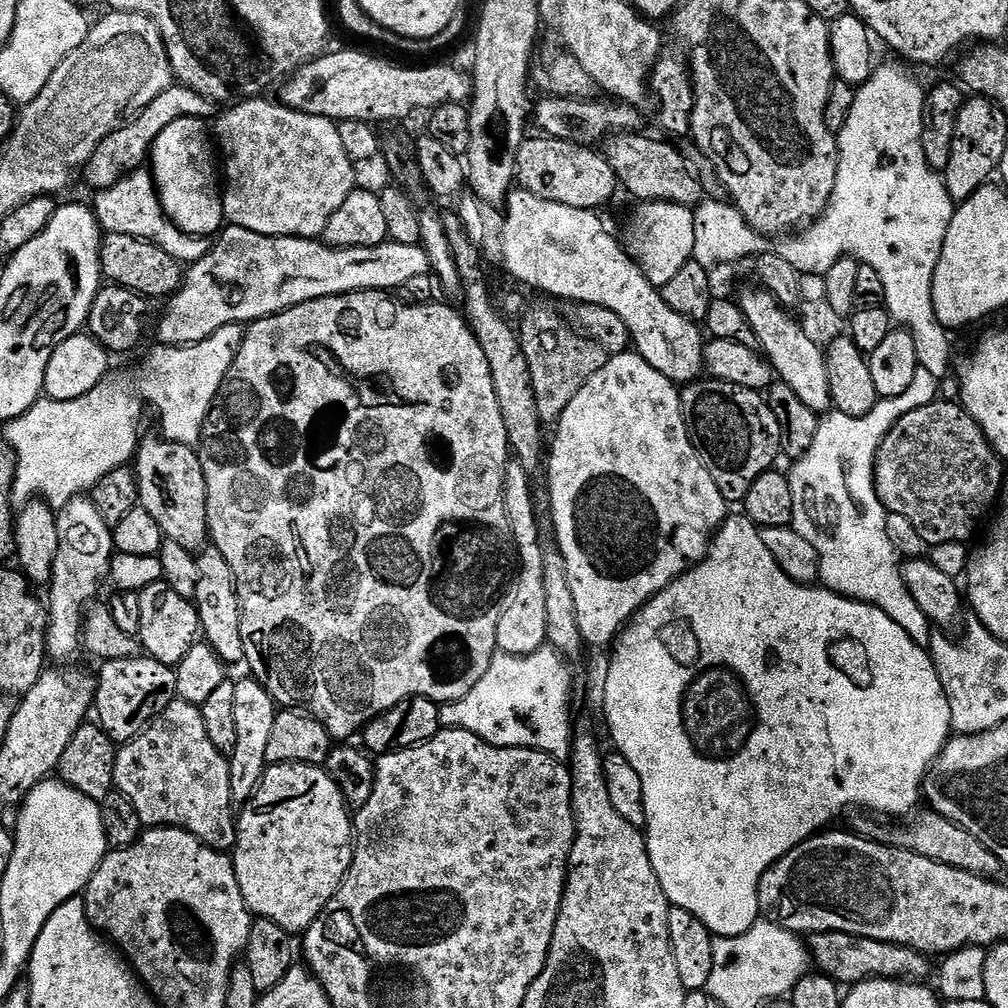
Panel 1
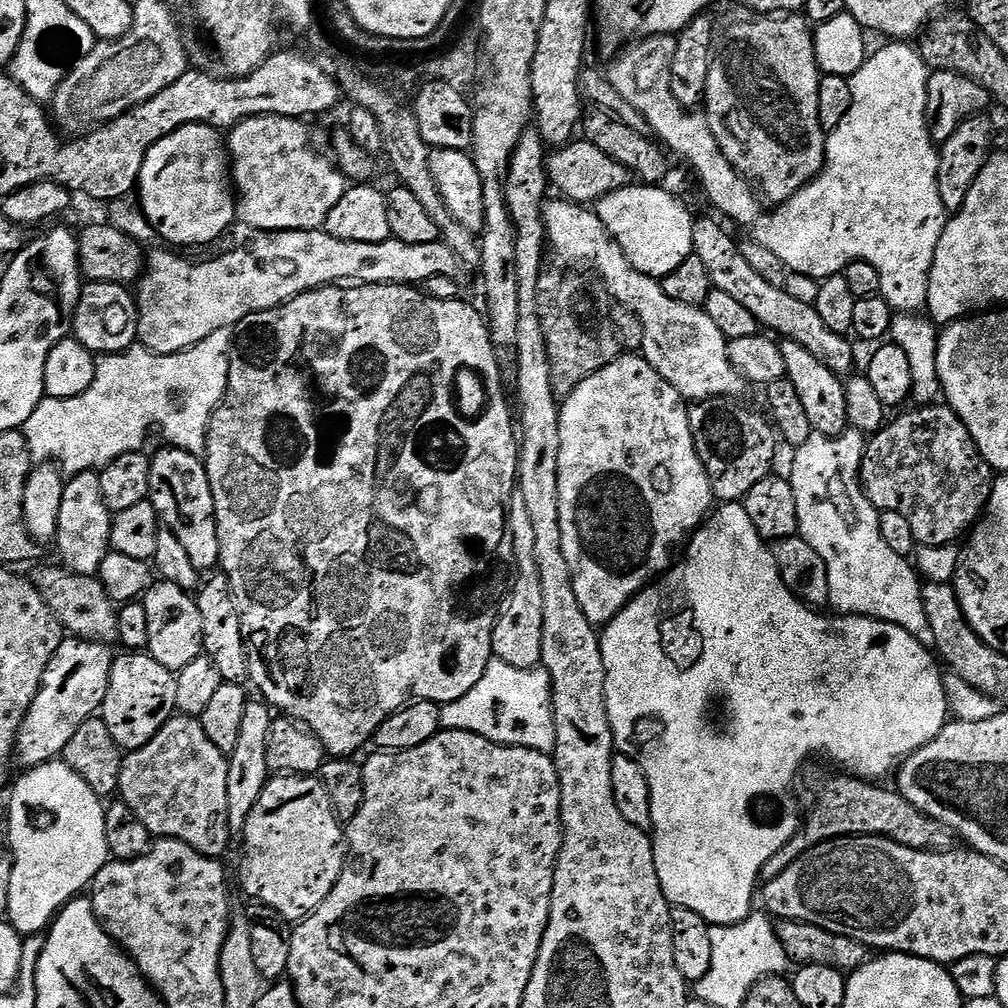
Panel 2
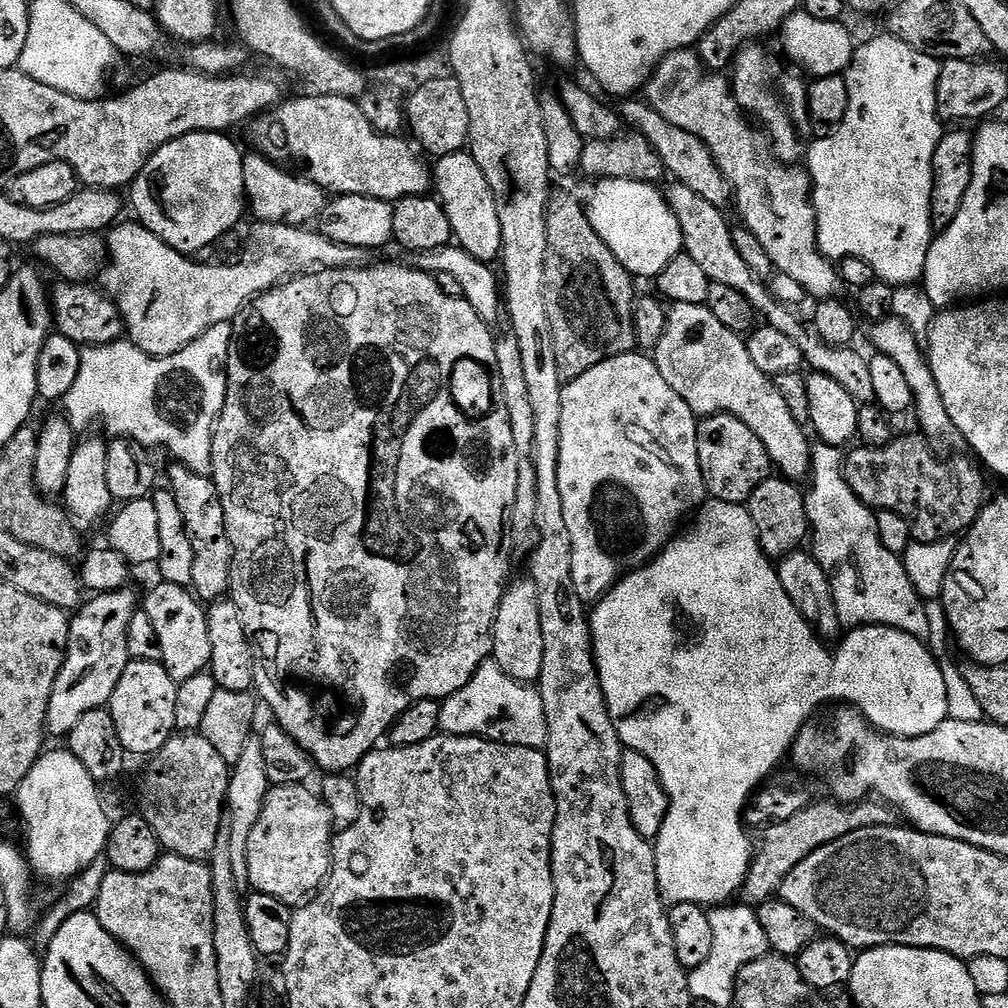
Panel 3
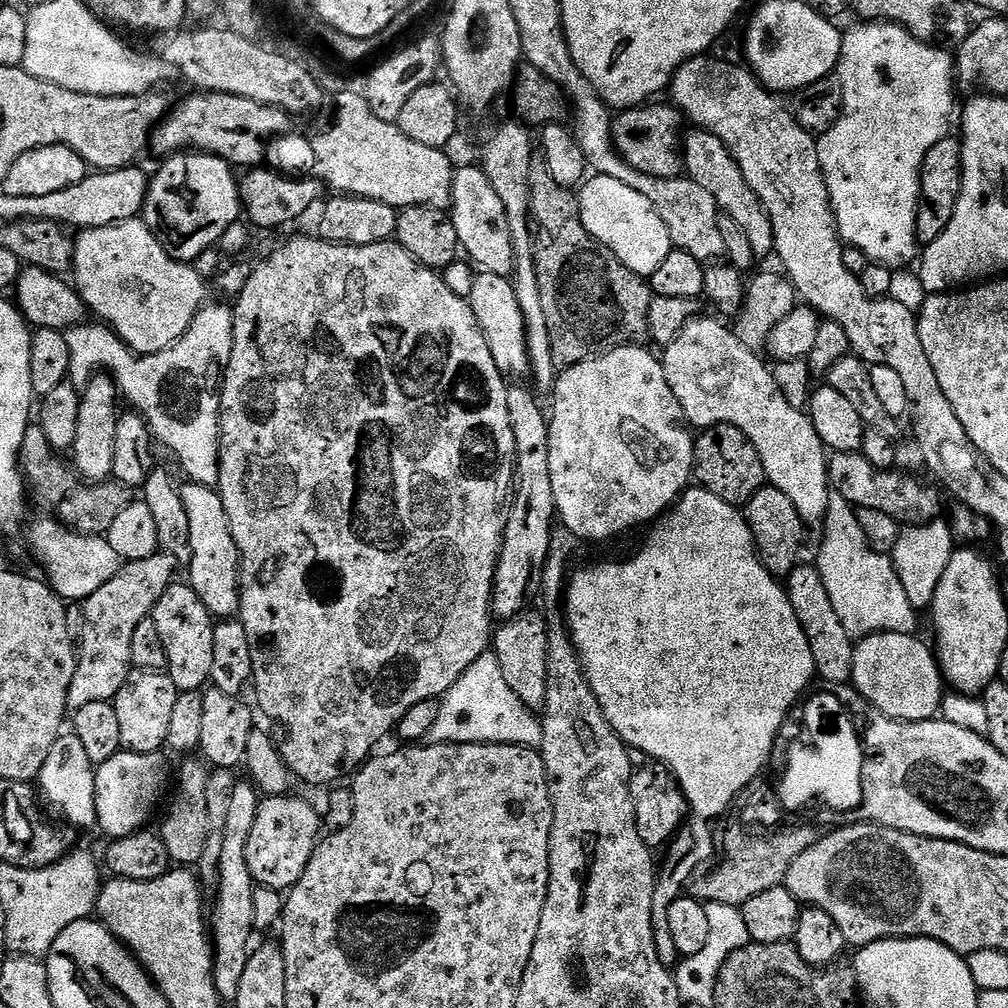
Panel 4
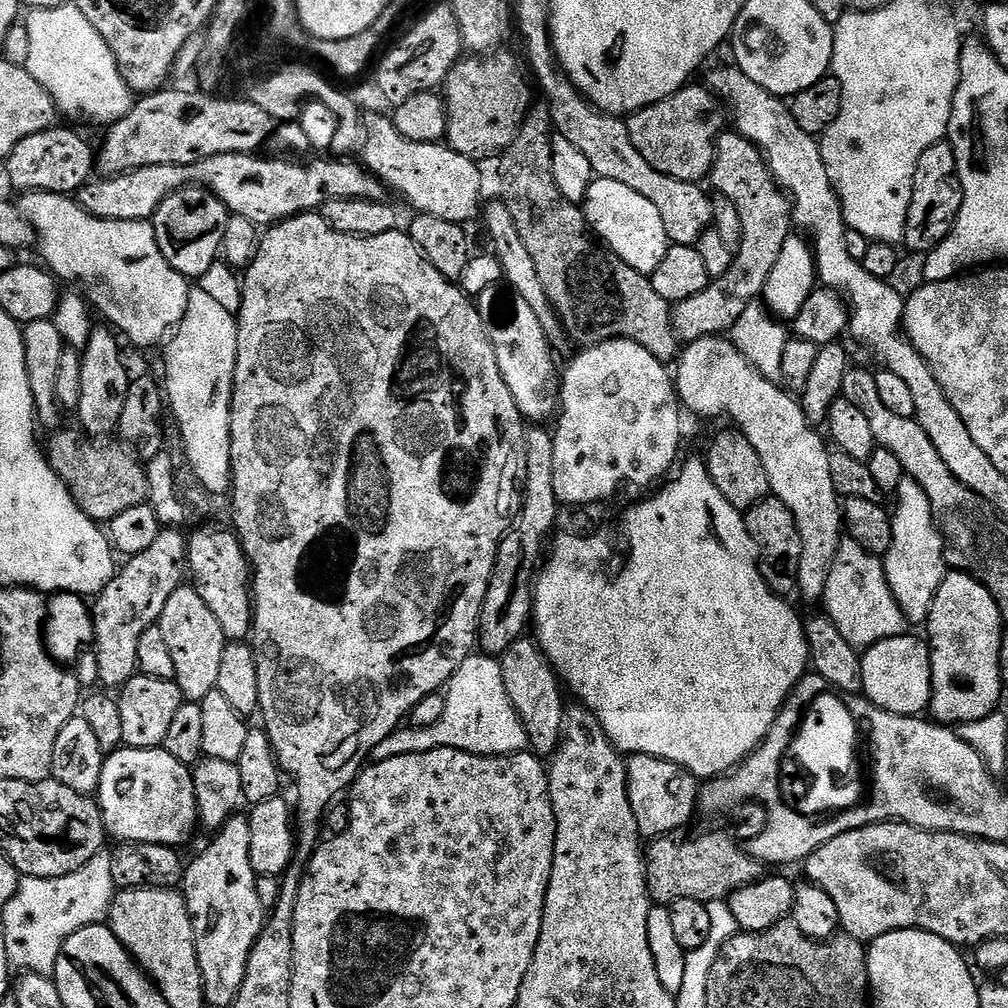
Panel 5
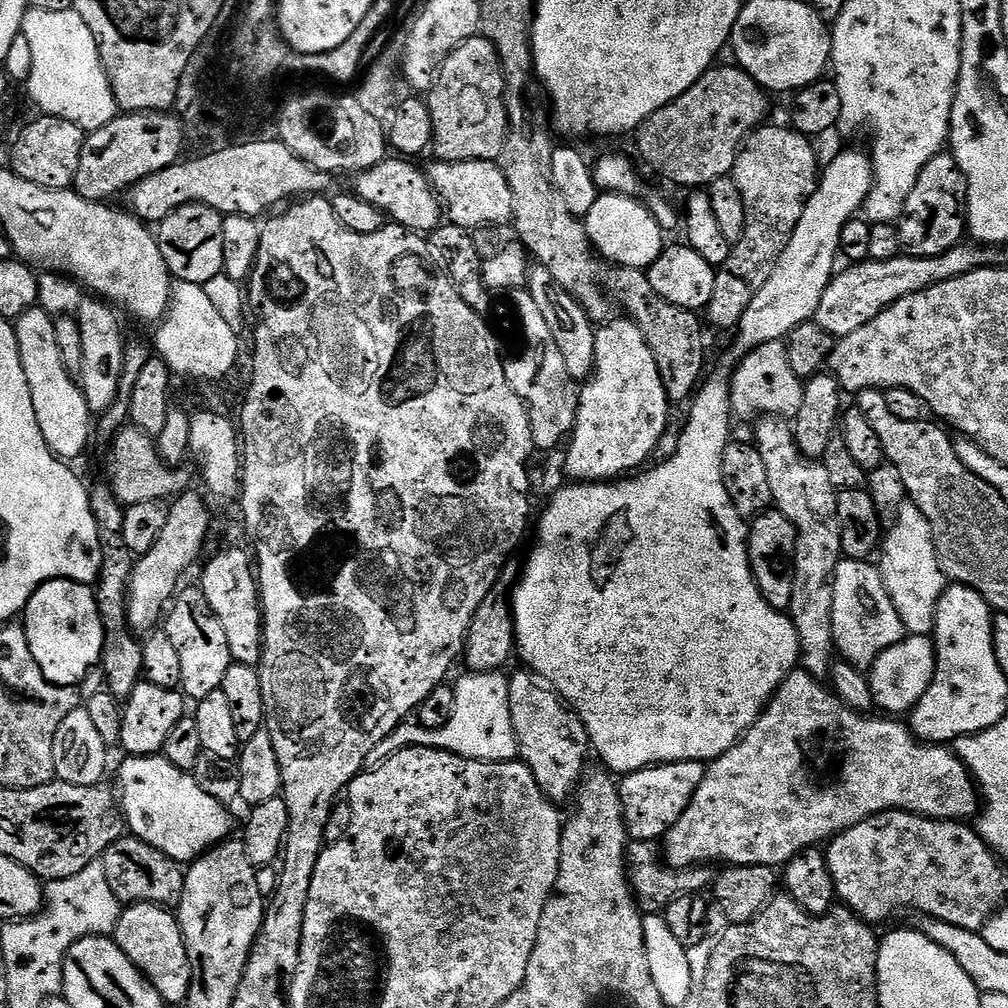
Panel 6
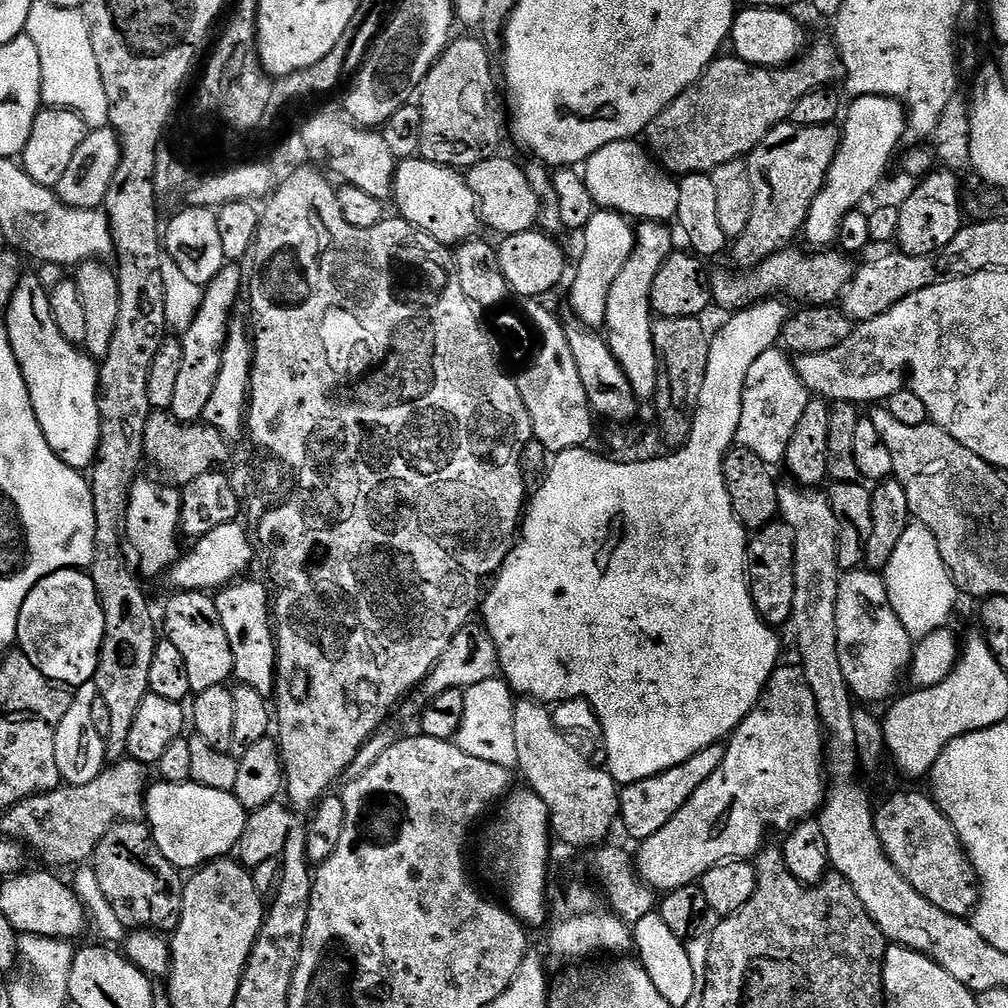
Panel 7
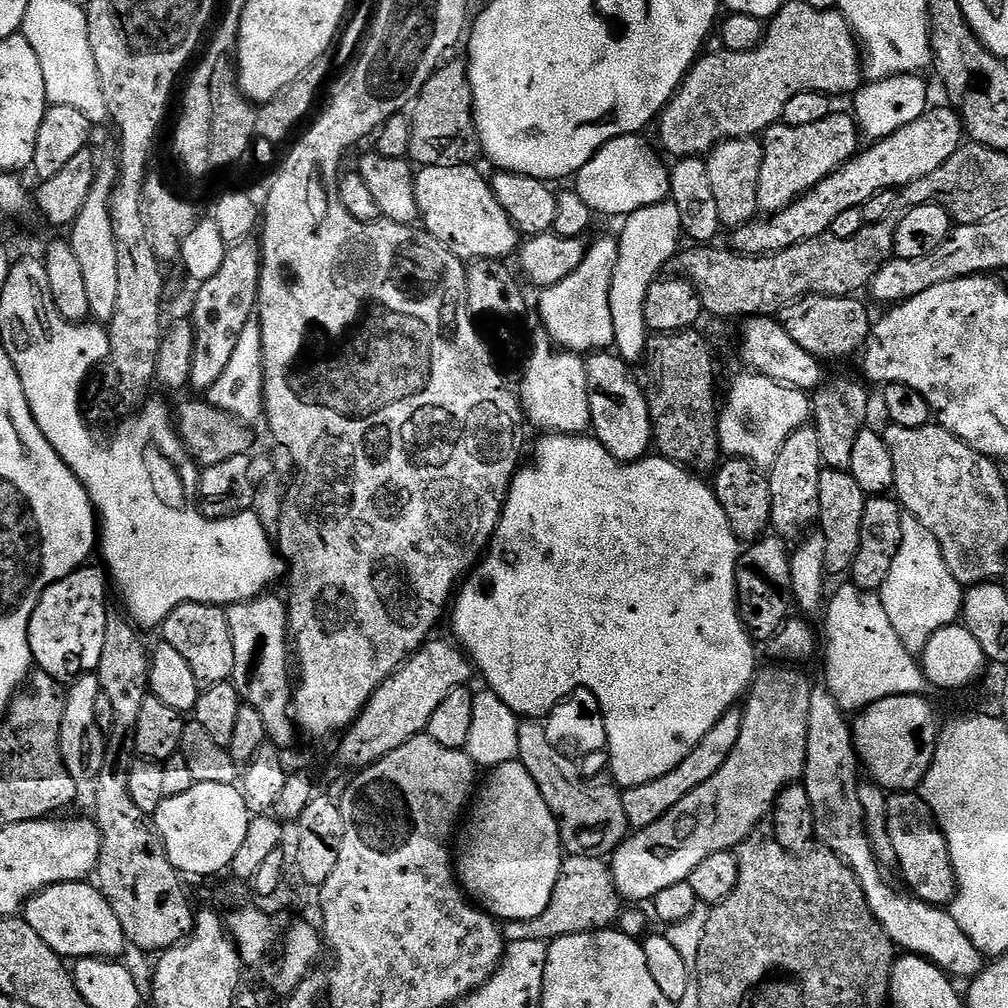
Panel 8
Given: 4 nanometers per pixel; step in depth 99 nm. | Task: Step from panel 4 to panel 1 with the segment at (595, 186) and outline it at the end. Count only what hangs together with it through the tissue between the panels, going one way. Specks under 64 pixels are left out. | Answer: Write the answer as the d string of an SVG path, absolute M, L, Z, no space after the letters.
M649 200L635 205L628 220L628 233L622 236L626 251L644 271L655 288L661 289L692 259L694 250L694 211L687 204Z

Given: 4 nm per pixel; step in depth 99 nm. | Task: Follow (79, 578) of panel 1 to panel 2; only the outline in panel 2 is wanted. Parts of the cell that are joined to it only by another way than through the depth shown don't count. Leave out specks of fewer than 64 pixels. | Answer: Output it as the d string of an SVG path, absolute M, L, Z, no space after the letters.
M99 471L80 472L64 485L62 510L58 510L58 526L55 547L60 547L63 567L80 576L96 576L102 566L102 558L110 550L112 543L112 522L114 516L109 512L102 498L102 482Z

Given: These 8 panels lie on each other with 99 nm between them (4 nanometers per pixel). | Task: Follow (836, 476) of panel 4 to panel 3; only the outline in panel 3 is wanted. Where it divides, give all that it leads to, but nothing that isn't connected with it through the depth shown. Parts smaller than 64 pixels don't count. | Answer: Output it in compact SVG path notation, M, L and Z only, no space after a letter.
M897 435L881 448L853 447L851 449L853 452L849 451L844 458L846 482L866 507L898 514L898 518L902 518L910 526L910 534L915 543L929 544L959 537L972 527L978 514L984 509L986 503L984 480L964 460L940 461L936 457L937 449L923 435L915 435Z

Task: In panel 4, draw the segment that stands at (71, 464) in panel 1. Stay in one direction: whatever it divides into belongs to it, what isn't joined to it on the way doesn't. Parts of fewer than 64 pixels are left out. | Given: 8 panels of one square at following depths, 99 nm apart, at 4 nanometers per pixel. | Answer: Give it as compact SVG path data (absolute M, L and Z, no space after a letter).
M212 304L200 309L187 334L176 344L153 356L141 356L123 343L115 332L100 322L85 322L64 332L66 346L70 346L70 366L68 374L71 383L83 386L93 376L110 370L116 381L119 395L129 400L131 407L144 417L153 437L160 440L180 459L187 479L193 484L205 484L216 488L220 482L220 389L224 379L224 368L230 358L234 322L232 308L224 304Z

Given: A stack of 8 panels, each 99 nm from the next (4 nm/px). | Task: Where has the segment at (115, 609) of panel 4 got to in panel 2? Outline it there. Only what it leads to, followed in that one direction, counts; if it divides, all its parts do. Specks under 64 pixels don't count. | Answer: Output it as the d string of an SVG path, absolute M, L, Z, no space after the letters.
M65 638L58 646L58 650L54 650L54 654L50 658L50 666L46 666L46 674L42 678L38 694L22 722L20 733L16 739L15 759L19 763L21 760L25 769L37 768L39 764L63 757L66 742L70 742L70 738L74 738L78 726L82 726L82 722L86 722L103 709L106 690L110 686L110 670L114 659L114 652L108 648L111 647L104 642Z

